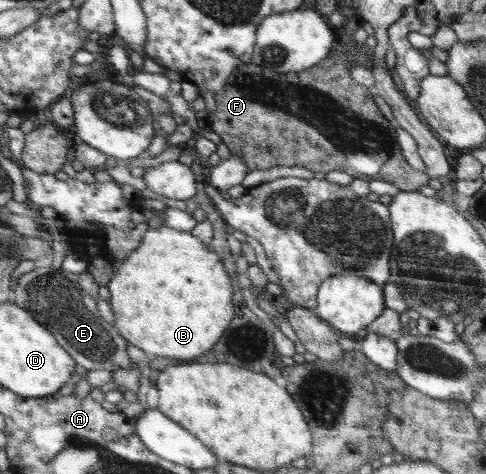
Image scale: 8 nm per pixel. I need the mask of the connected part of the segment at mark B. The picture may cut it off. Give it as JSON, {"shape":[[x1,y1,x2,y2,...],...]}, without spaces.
{"shape":[[166,225,148,229,140,245,113,272,107,284,115,328,128,343,140,348,152,359,166,357,190,360,210,350,234,318,230,275,214,249,190,231,176,230]]}

